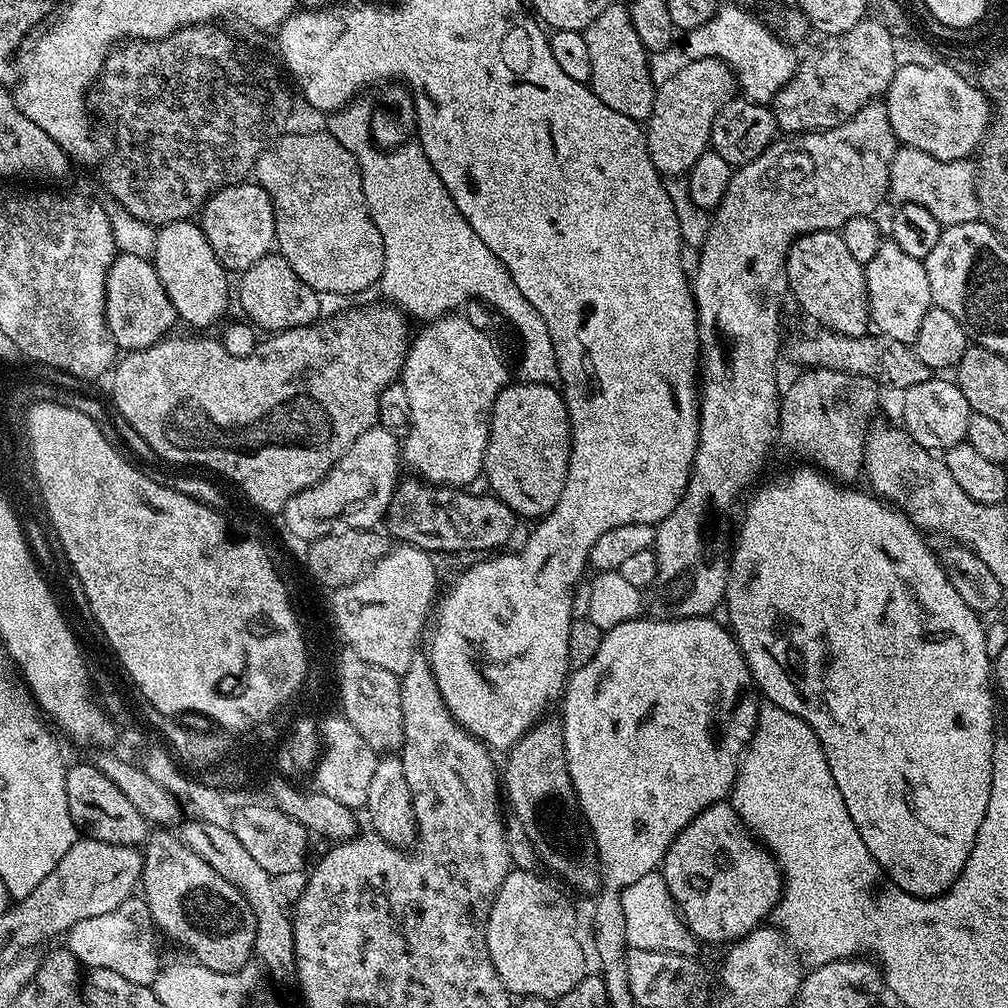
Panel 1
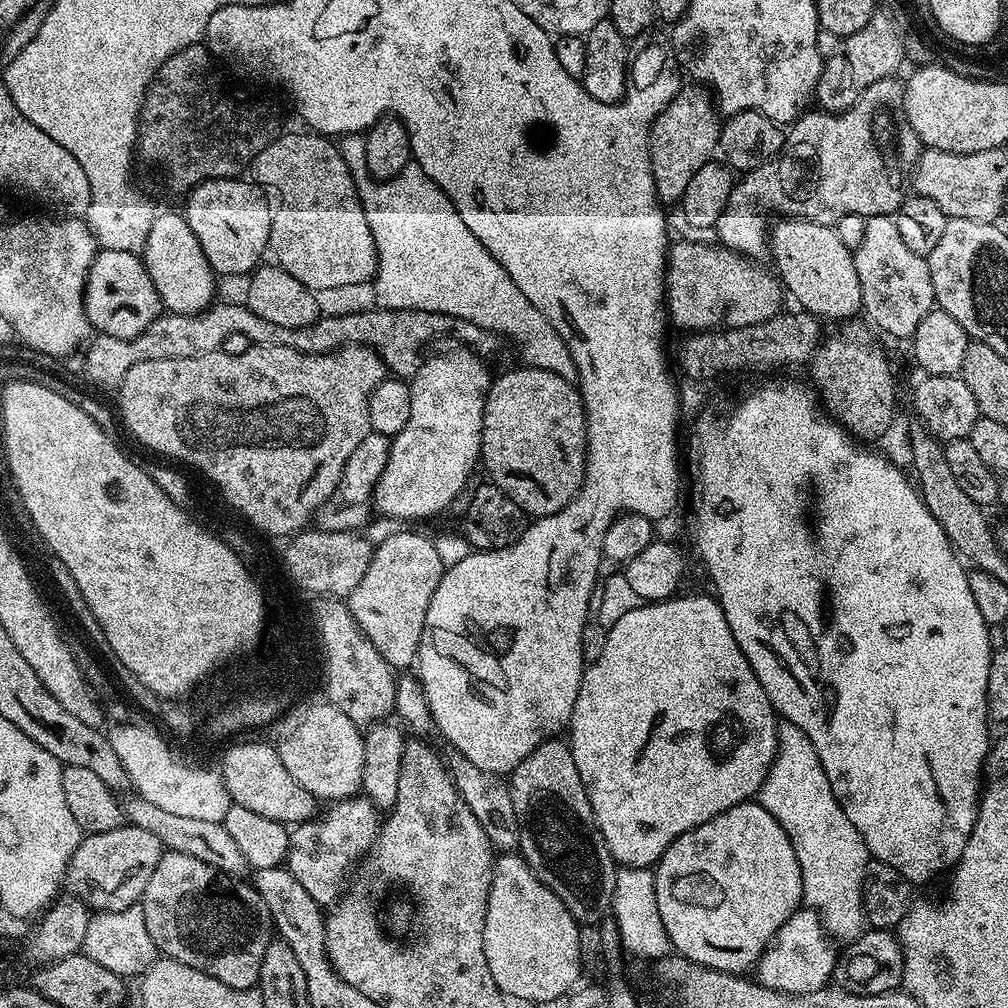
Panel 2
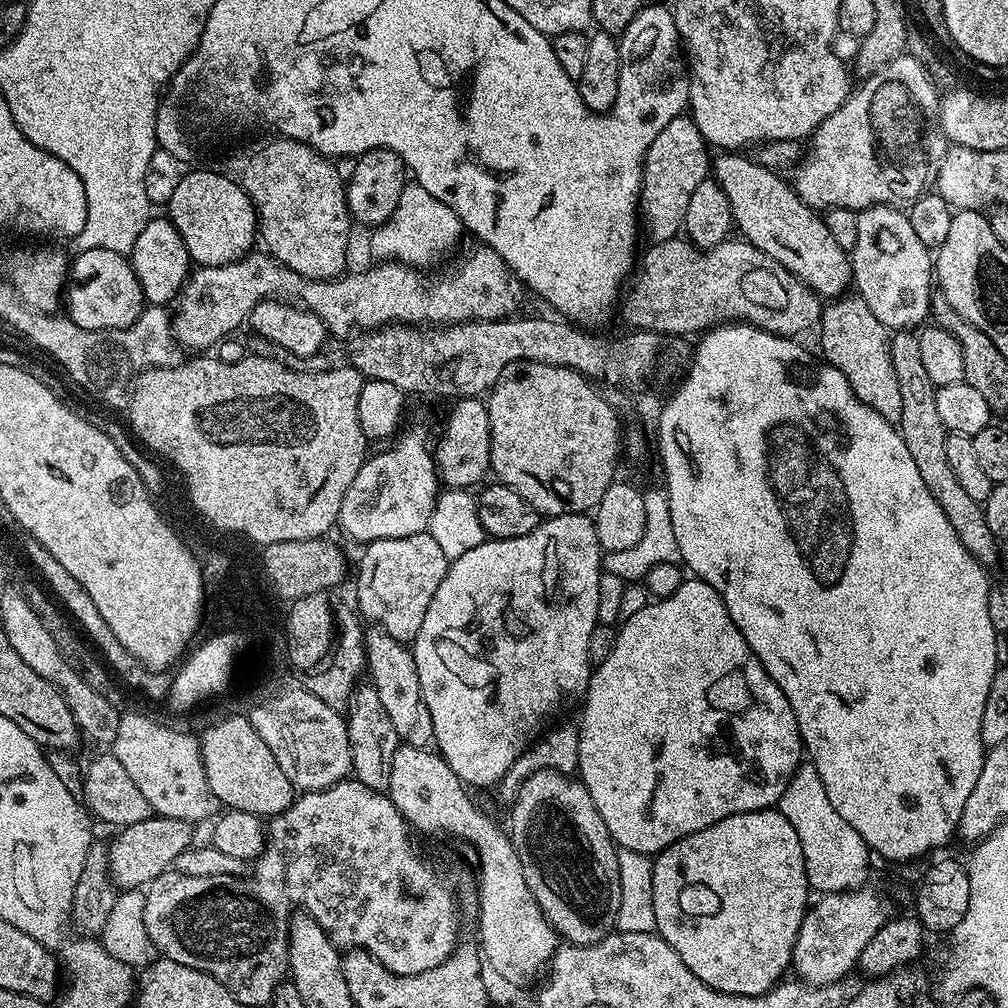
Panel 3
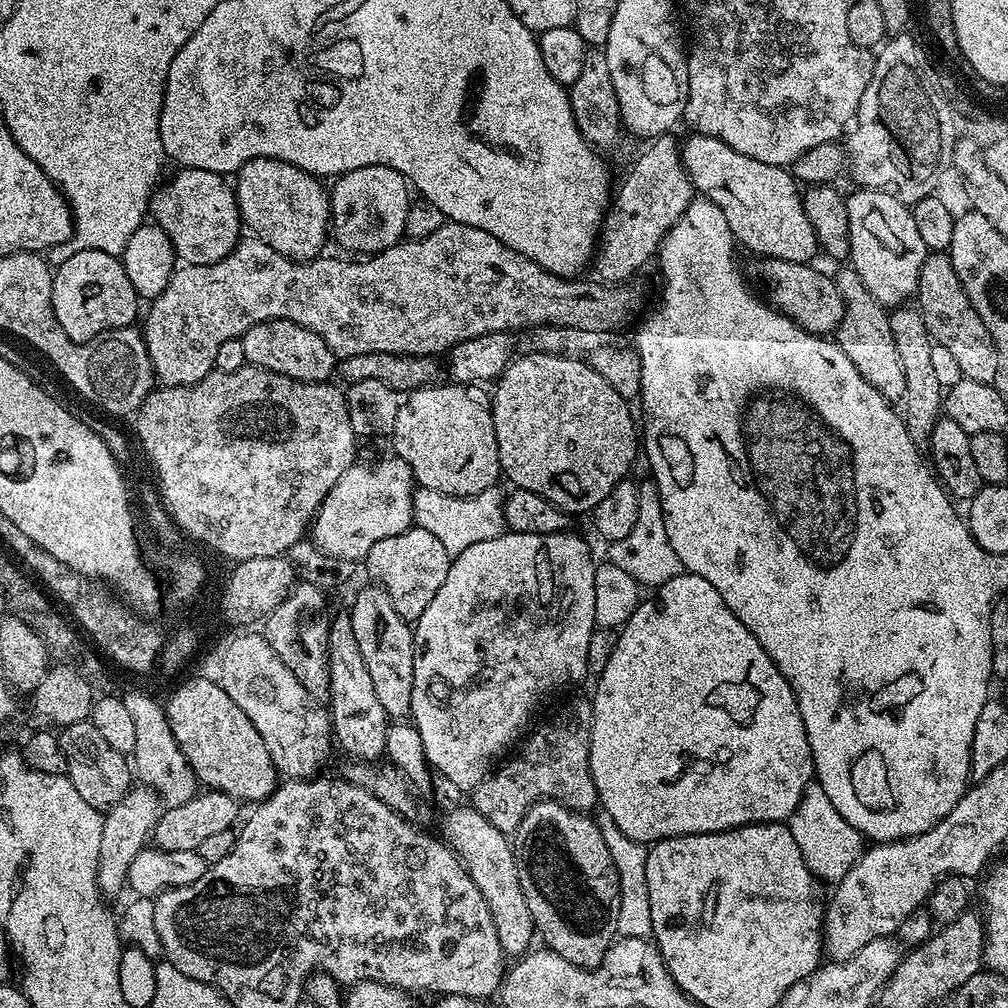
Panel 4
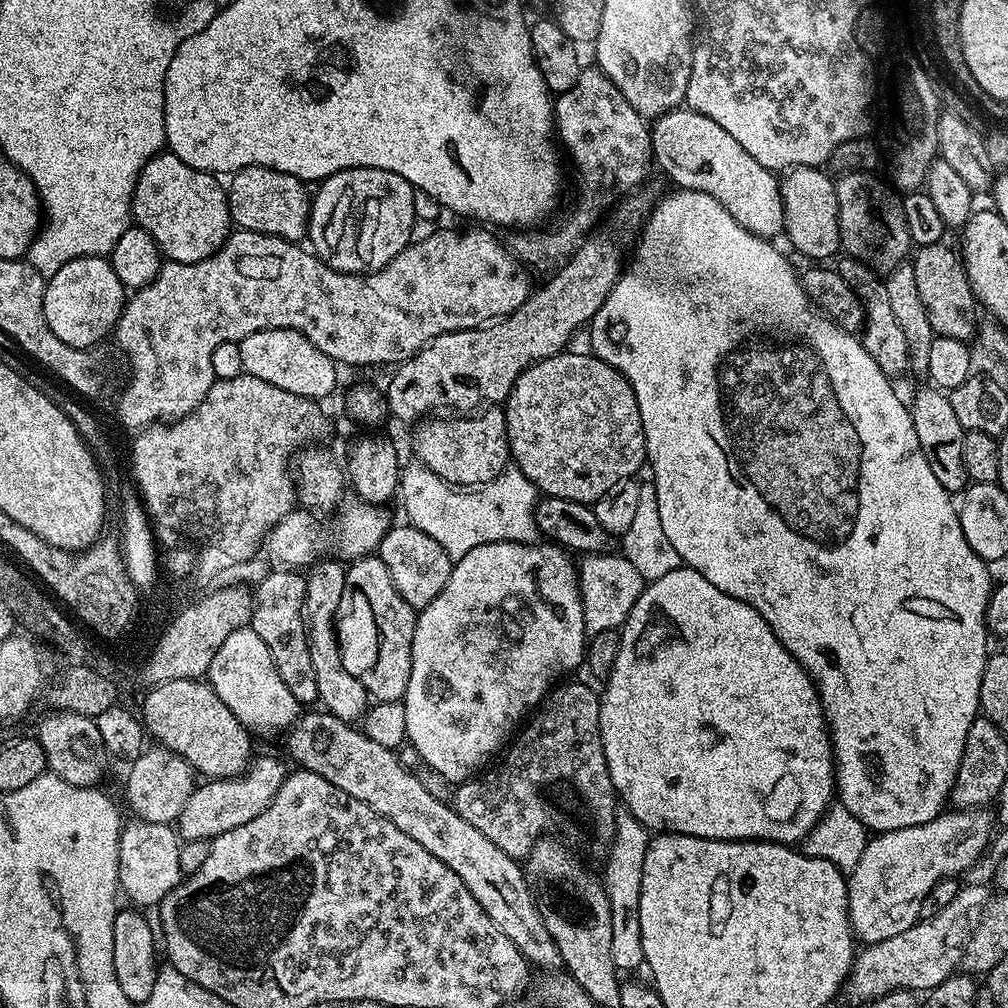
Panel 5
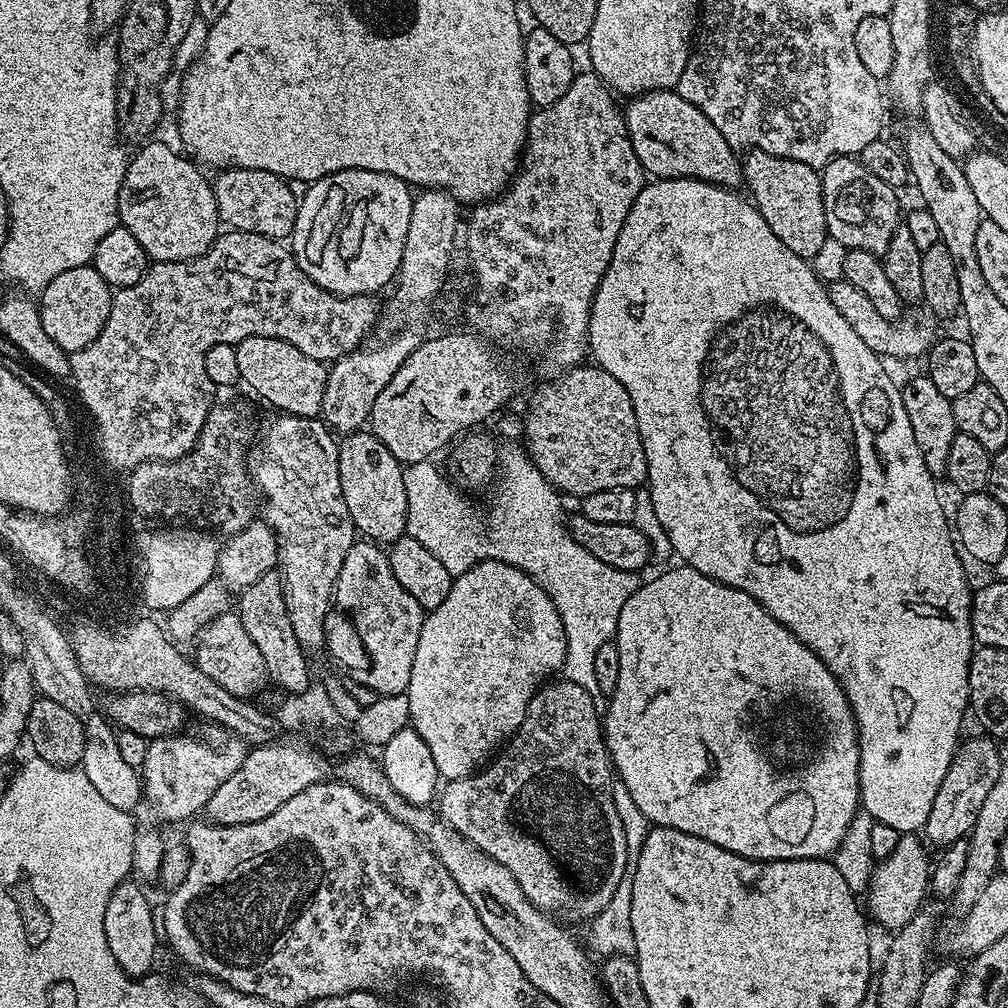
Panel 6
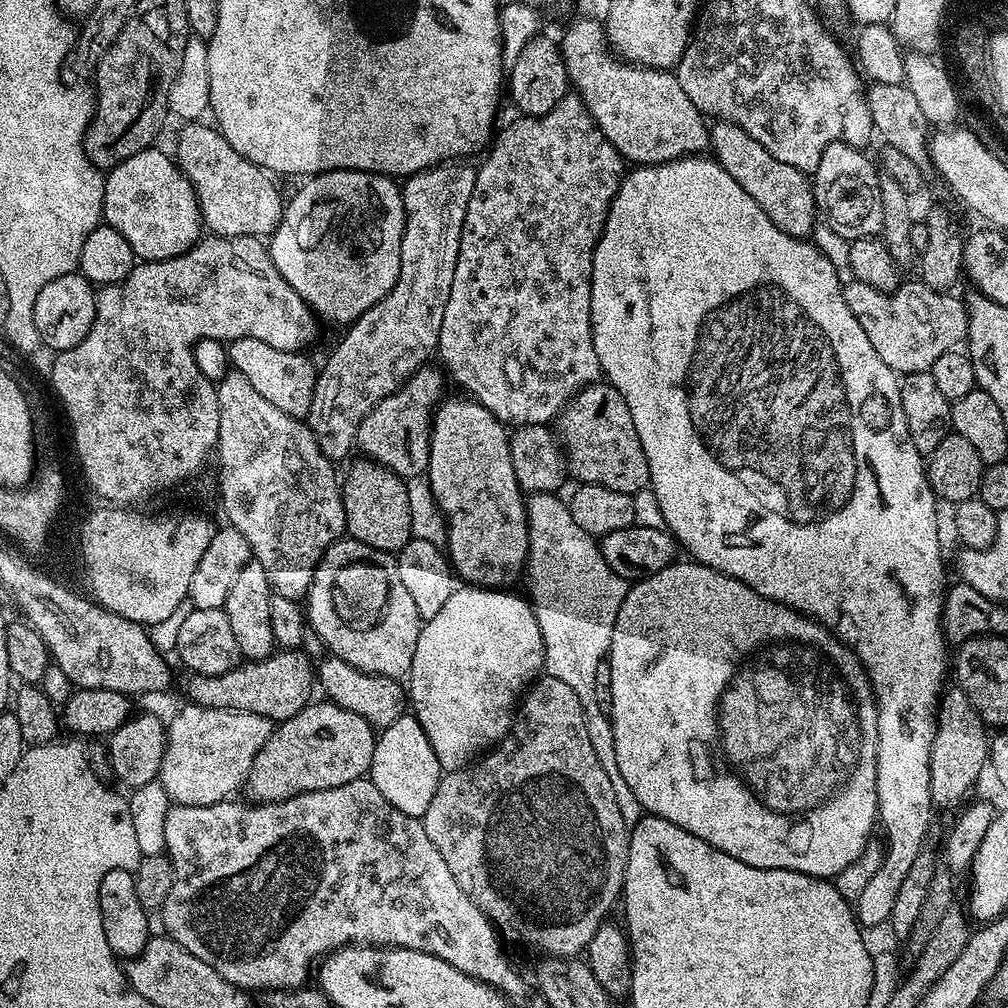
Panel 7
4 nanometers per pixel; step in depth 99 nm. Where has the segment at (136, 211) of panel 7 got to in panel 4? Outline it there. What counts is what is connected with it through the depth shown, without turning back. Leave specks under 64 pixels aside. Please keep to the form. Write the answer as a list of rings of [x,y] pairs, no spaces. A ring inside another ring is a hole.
[[[180,168],[177,173],[173,180],[165,179],[153,191],[150,197],[151,219],[166,230],[177,257],[184,264],[213,264],[226,258],[226,254],[230,254],[242,239],[240,207],[233,185],[229,181],[227,184],[221,173],[210,170]]]

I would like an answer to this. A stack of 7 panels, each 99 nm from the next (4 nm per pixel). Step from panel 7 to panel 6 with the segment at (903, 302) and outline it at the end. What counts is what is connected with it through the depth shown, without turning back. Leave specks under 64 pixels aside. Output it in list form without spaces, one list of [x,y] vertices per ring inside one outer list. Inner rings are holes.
[[[836,278],[833,284],[827,285],[827,289],[830,302],[834,302],[838,314],[842,314],[842,318],[846,318],[846,322],[850,322],[850,326],[856,331],[858,338],[862,338],[862,342],[866,342],[866,346],[870,346],[870,350],[874,350],[876,355],[881,358],[891,361],[890,359],[912,360],[915,356],[923,357],[938,339],[935,324],[937,321],[927,311],[921,310],[921,312],[914,313],[913,316],[904,314],[899,320],[887,320],[882,318],[882,314],[878,314],[878,310],[874,310],[870,298],[866,298],[866,294],[862,290],[858,290],[858,286],[854,286],[842,278]]]

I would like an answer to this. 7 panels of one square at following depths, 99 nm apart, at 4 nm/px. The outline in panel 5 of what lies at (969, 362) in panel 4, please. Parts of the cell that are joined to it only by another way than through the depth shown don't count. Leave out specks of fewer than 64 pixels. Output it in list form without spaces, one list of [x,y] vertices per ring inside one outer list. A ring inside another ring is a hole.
[[[941,242],[925,248],[917,247],[910,262],[914,266],[914,279],[922,298],[922,306],[926,306],[926,318],[930,318],[933,333],[968,342],[978,332],[978,301],[972,293],[968,275],[964,272],[961,253],[946,245],[947,243]]]

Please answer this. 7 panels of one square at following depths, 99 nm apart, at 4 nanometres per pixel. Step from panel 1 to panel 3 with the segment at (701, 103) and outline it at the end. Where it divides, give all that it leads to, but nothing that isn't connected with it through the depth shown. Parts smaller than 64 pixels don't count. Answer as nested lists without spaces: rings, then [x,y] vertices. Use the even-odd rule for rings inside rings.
[[[681,114],[674,117],[662,130],[658,130],[658,138],[650,142],[650,150],[642,158],[642,186],[640,187],[640,211],[639,219],[642,221],[642,228],[648,231],[648,240],[651,243],[666,242],[667,240],[677,239],[681,235],[686,218],[686,210],[690,210],[690,198],[694,190],[703,180],[710,176],[710,156],[708,160],[710,146],[702,138],[698,126],[694,126],[691,115]]]

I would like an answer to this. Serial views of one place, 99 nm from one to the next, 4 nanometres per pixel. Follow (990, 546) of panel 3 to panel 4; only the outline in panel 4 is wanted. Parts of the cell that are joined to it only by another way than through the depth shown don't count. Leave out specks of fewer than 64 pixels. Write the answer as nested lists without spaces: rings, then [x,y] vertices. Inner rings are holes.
[[[896,306],[889,311],[890,334],[894,334],[894,346],[898,350],[898,362],[902,362],[902,374],[906,374],[906,390],[902,401],[902,415],[904,425],[910,434],[910,438],[917,445],[923,445],[934,430],[936,421],[941,419],[942,405],[944,403],[944,392],[934,375],[934,358],[930,354],[933,343],[930,334],[926,330],[926,322],[922,322],[922,314],[916,306]]]

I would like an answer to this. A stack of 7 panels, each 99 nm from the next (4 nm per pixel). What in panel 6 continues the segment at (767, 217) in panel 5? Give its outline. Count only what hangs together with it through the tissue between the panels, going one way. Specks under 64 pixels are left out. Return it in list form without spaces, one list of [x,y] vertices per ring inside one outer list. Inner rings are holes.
[[[675,90],[633,96],[627,103],[628,108],[626,104],[623,109],[624,125],[634,146],[634,154],[638,154],[638,162],[642,162],[644,171],[649,177],[677,180],[680,176],[684,176],[687,180],[705,180],[733,190],[741,187],[744,170],[737,149],[732,148],[730,142],[722,138],[722,134],[718,134],[718,126],[714,126],[714,122],[710,122],[710,118],[706,118],[706,114],[698,110],[698,106],[686,102],[686,98],[679,96]]]

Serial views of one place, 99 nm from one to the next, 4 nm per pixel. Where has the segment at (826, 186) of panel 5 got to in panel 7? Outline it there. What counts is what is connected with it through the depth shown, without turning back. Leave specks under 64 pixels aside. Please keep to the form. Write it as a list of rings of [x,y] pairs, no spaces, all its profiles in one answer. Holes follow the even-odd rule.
[[[716,120],[708,129],[708,138],[711,155],[720,163],[722,170],[726,170],[726,174],[730,174],[730,178],[734,178],[734,182],[738,182],[738,186],[742,186],[742,190],[762,206],[766,218],[770,218],[778,230],[791,236],[811,237],[812,227],[813,232],[817,227],[818,209],[812,181],[805,173],[794,166],[786,166],[786,162],[778,162],[762,142],[754,142],[742,126],[728,120]]]

